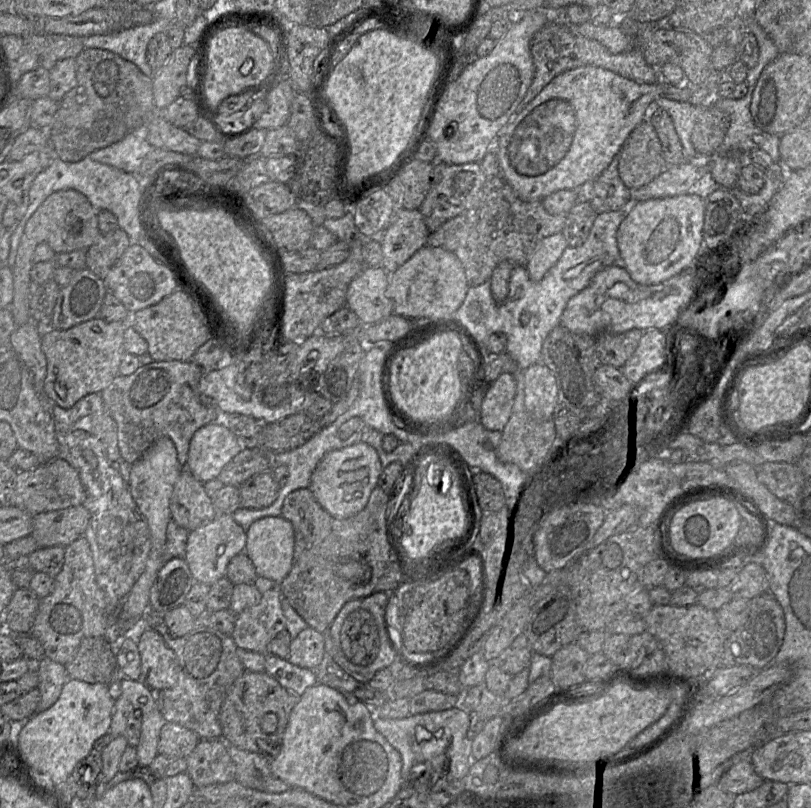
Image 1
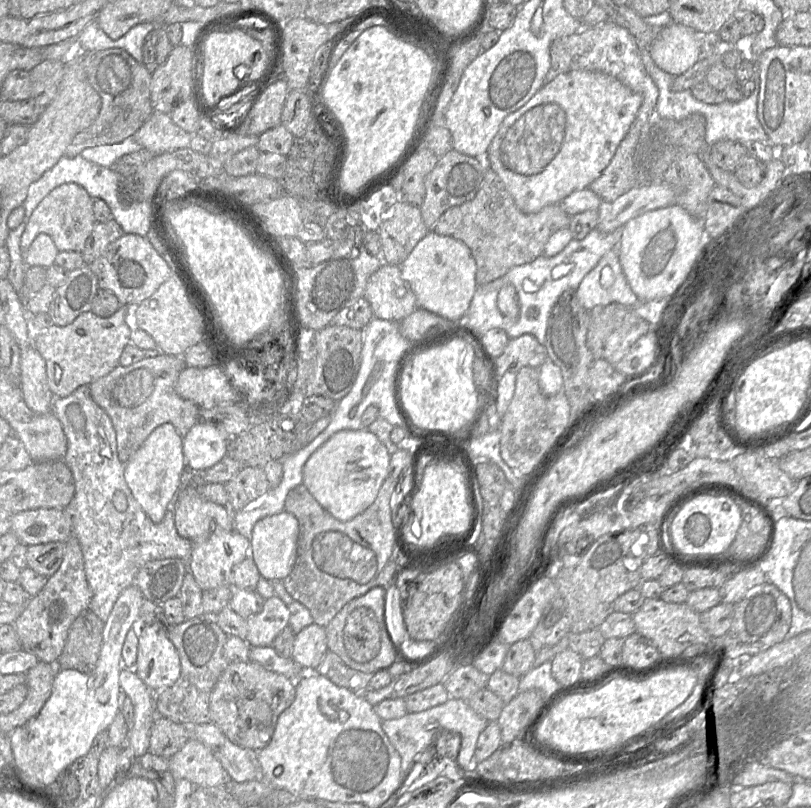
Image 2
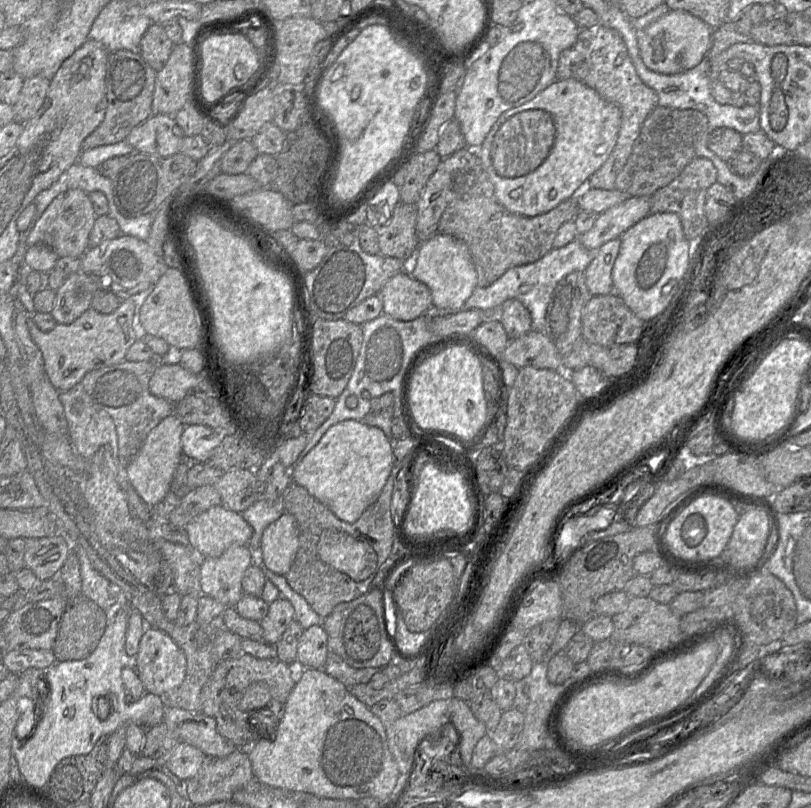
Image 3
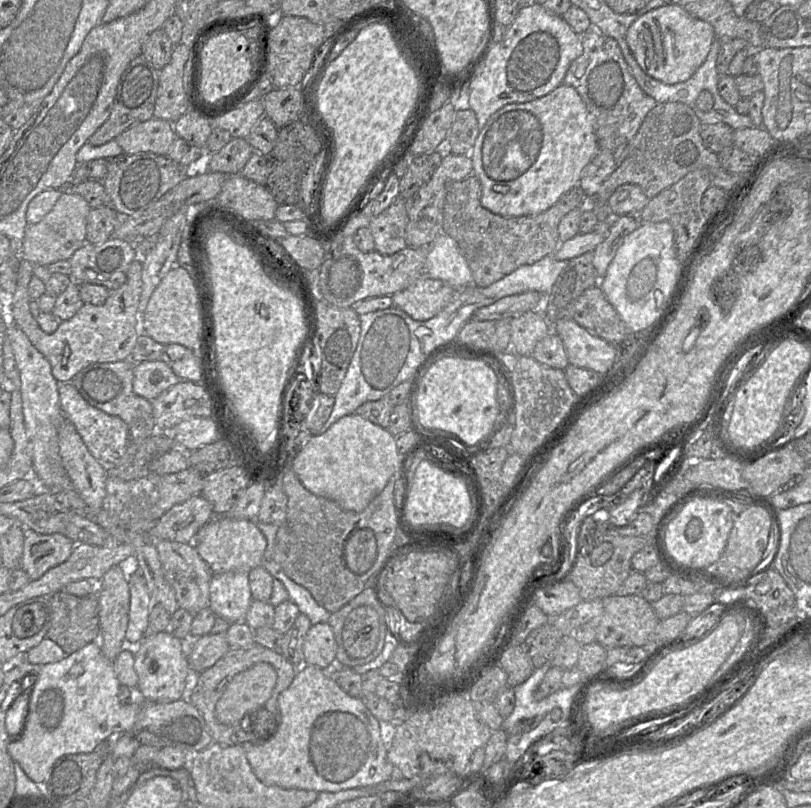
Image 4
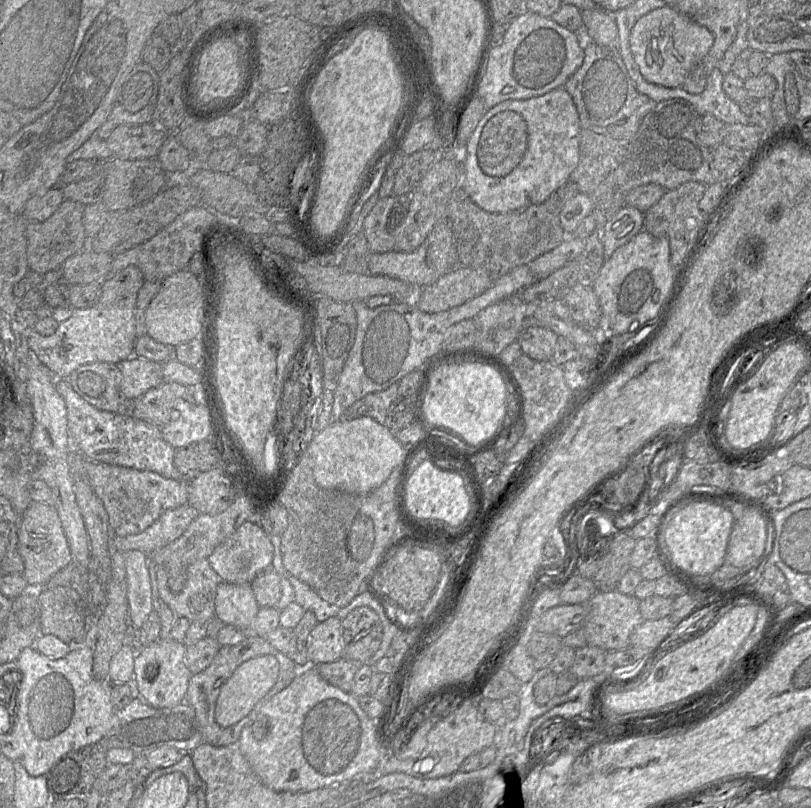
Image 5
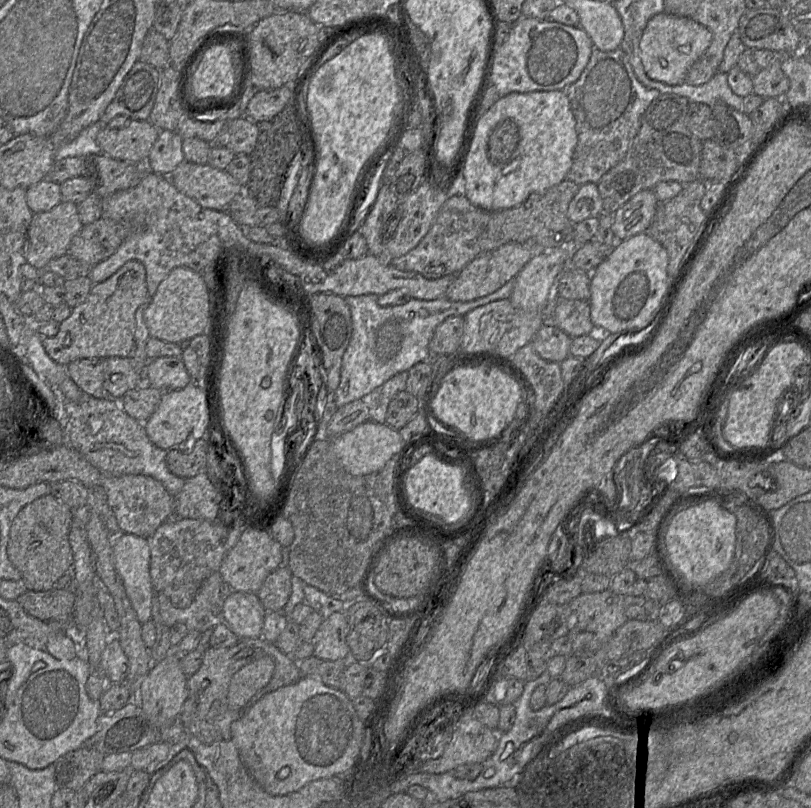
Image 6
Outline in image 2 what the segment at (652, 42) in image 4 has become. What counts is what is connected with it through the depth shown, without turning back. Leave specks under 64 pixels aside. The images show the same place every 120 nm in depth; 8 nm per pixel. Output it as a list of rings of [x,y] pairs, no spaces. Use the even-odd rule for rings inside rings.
[[[672,22],[660,30],[649,52],[661,70],[678,76],[701,58],[701,35],[691,28]]]

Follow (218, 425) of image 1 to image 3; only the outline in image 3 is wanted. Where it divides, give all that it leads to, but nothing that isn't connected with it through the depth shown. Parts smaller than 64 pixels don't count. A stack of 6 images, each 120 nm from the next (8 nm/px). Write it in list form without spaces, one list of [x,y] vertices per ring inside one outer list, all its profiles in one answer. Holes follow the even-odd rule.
[[[186,425],[181,437],[184,459],[206,463],[225,436],[205,425]]]

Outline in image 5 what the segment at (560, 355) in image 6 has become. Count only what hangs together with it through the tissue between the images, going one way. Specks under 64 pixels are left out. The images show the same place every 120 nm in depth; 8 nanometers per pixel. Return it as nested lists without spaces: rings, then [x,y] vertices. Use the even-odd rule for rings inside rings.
[[[532,326],[518,337],[522,353],[535,361],[549,361],[554,353],[558,336],[544,327]]]

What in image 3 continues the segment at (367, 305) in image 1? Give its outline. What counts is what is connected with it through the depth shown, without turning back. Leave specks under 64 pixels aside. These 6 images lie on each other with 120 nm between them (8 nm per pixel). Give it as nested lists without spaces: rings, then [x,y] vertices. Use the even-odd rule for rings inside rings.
[[[406,271],[390,278],[378,295],[382,301],[382,313],[395,320],[410,321],[432,308],[428,287]]]

